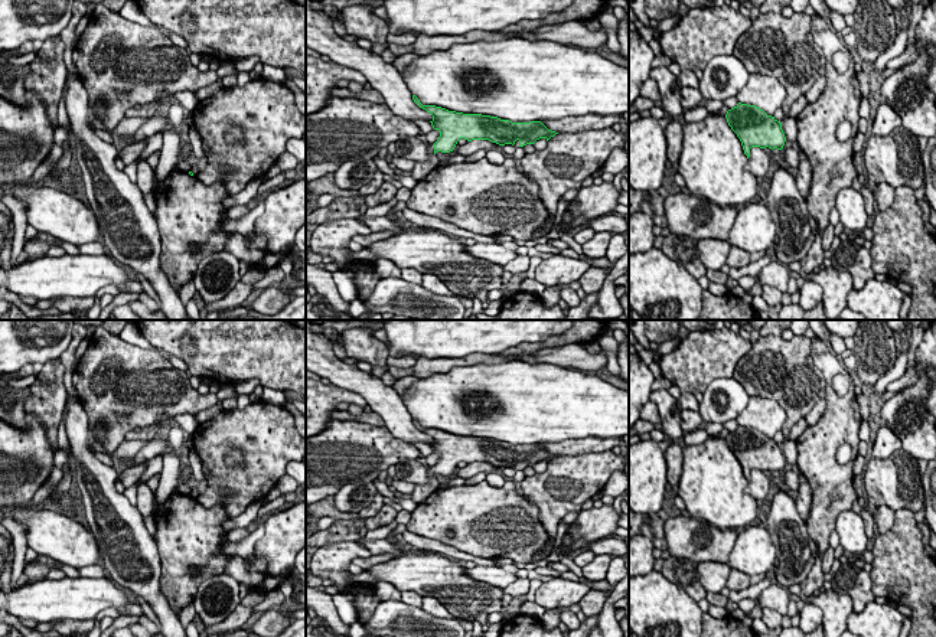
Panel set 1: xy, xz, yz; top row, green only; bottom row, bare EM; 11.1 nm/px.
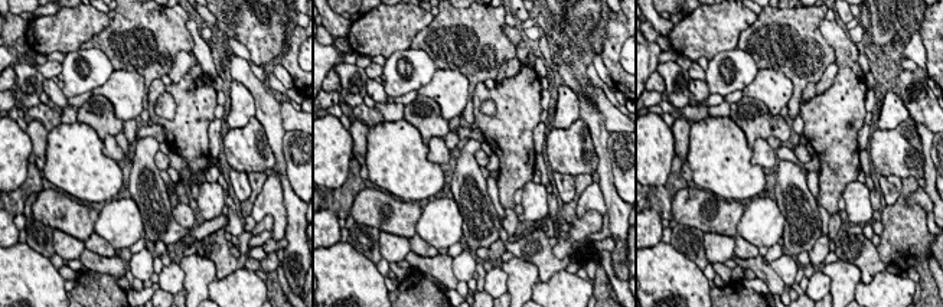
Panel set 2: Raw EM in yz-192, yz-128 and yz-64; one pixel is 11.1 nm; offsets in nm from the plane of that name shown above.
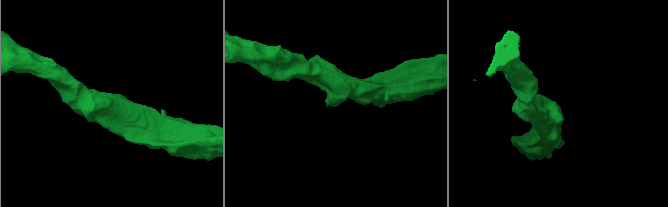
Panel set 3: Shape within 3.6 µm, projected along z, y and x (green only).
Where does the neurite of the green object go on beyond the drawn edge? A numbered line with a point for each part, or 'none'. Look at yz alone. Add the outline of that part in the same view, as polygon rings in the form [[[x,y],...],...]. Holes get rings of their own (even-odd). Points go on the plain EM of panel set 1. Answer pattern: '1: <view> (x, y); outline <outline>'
none

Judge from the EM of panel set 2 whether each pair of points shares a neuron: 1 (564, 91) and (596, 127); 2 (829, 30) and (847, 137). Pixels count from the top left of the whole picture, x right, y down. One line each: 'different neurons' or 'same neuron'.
1: different neurons
2: same neuron

